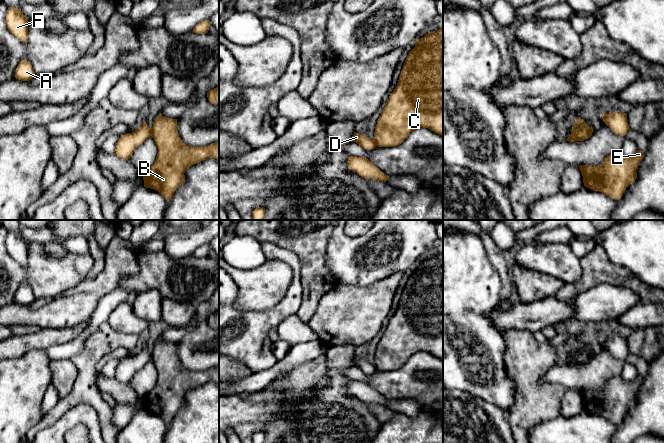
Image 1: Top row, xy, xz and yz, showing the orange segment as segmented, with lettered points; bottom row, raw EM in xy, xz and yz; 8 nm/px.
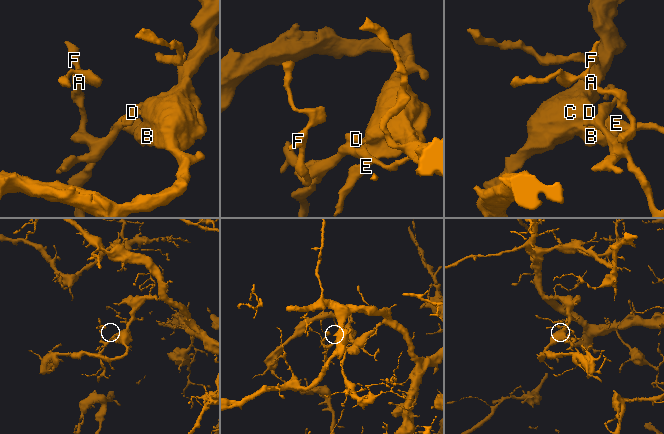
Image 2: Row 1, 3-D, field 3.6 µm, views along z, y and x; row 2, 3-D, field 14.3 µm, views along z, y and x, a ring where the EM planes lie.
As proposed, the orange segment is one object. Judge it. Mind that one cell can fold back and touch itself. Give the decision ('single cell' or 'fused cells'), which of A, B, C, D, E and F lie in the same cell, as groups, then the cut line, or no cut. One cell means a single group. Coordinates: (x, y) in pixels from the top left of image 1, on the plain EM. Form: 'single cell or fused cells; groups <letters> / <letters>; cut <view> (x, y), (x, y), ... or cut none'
fused cells; groups A D F / B C E; cut xy (150, 352), (151, 359)

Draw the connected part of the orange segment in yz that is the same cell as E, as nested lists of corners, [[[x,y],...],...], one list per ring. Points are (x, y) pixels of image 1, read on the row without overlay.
[[[637,374],[634,380],[626,381],[620,375],[604,383],[600,390],[578,390],[584,410],[619,424],[626,412],[637,403],[636,393],[644,381],[644,375]]]

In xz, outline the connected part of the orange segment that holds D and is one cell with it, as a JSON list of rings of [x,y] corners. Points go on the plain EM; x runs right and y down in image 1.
[[[354,356],[351,361],[351,366],[358,367],[362,372],[371,374],[376,371],[376,367],[374,364],[368,362],[365,358],[357,358]]]

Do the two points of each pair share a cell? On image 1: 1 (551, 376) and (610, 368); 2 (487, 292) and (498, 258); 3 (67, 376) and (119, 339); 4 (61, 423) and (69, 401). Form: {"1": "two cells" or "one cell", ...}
{"1": "one cell", "2": "two cells", "3": "two cells", "4": "two cells"}

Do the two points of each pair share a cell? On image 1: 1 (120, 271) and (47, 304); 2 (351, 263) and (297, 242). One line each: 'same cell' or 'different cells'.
1: same cell
2: different cells

